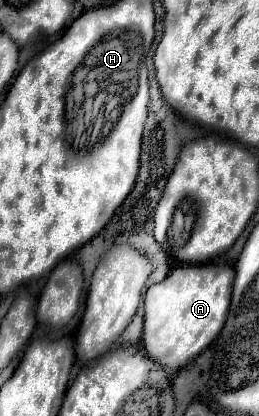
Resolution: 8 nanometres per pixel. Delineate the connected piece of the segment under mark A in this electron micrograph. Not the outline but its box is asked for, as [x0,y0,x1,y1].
[143,265,235,373]

